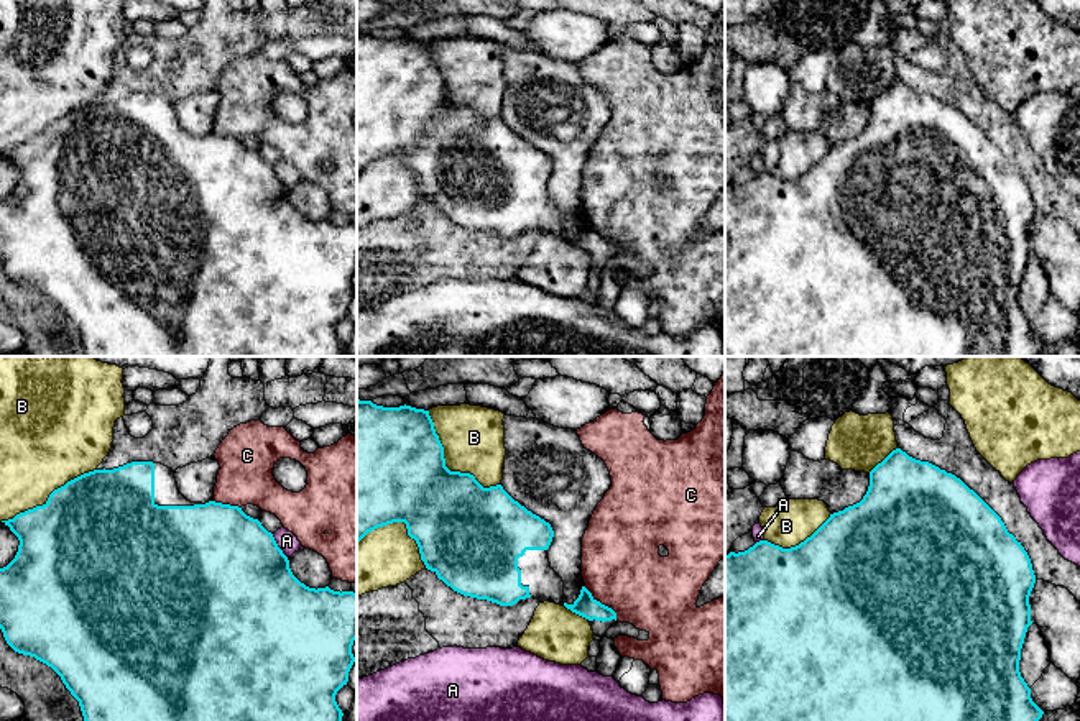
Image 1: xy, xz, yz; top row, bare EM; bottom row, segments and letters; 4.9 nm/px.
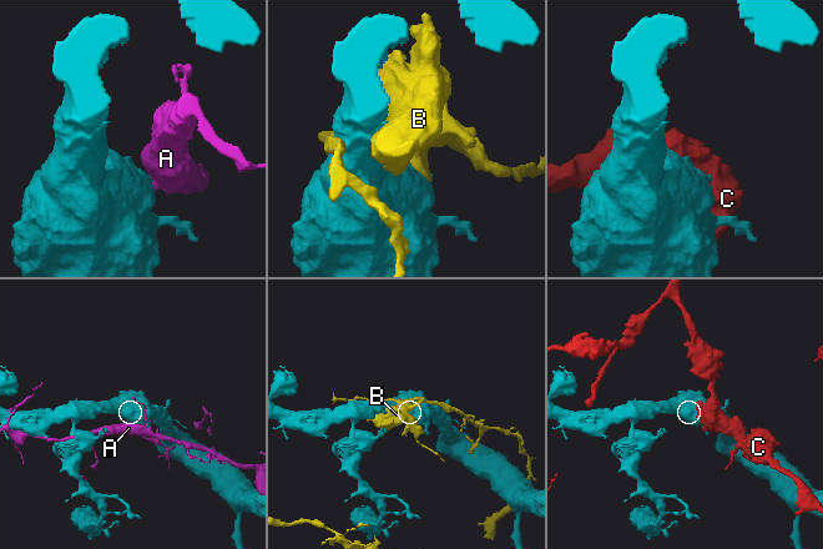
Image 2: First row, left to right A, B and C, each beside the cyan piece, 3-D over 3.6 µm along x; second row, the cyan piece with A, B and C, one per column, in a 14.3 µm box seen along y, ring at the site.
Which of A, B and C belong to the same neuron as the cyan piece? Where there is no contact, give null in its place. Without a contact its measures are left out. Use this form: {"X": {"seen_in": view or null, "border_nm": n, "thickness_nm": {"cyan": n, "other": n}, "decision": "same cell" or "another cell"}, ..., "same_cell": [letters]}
{"A": {"seen_in": "xy", "border_nm": 140, "thickness_nm": {"cyan": 500, "other": 100}, "decision": "another cell"}, "B": {"seen_in": "xz", "border_nm": 500, "thickness_nm": {"cyan": 500, "other": 300}, "decision": "another cell"}, "C": {"seen_in": "xz", "border_nm": 240, "thickness_nm": {"cyan": 110, "other": 380}, "decision": "another cell"}, "same_cell": []}

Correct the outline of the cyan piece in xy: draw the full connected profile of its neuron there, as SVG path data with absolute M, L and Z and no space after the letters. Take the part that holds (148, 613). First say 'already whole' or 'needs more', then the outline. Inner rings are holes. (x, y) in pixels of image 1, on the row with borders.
needs more | M132 462L113 470L94 470L84 473L64 486L54 489L43 506L36 506L16 514L13 519L2 521L18 537L20 545L15 558L0 568L0 629L7 644L18 654L35 657L51 667L62 680L71 695L79 701L84 721L342 721L342 710L335 701L337 691L347 685L348 672L355 662L352 654L357 639L357 595L353 591L334 591L325 588L309 588L301 583L289 568L289 560L278 547L271 532L258 519L247 516L242 507L215 503L187 501L178 489L174 471L161 463Z

